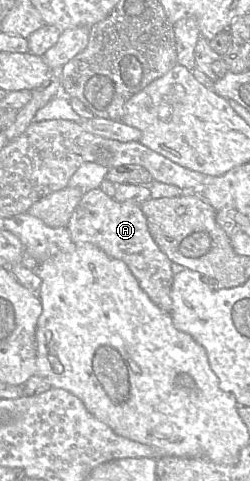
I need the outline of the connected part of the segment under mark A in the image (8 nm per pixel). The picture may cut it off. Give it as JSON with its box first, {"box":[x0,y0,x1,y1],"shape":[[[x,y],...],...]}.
{"box":[67,188,174,317],"shape":[[[96,188],[82,196],[67,228],[75,244],[90,243],[109,257],[123,261],[151,301],[172,317],[171,287],[174,276],[172,261],[154,241],[139,204],[119,202]]]}

